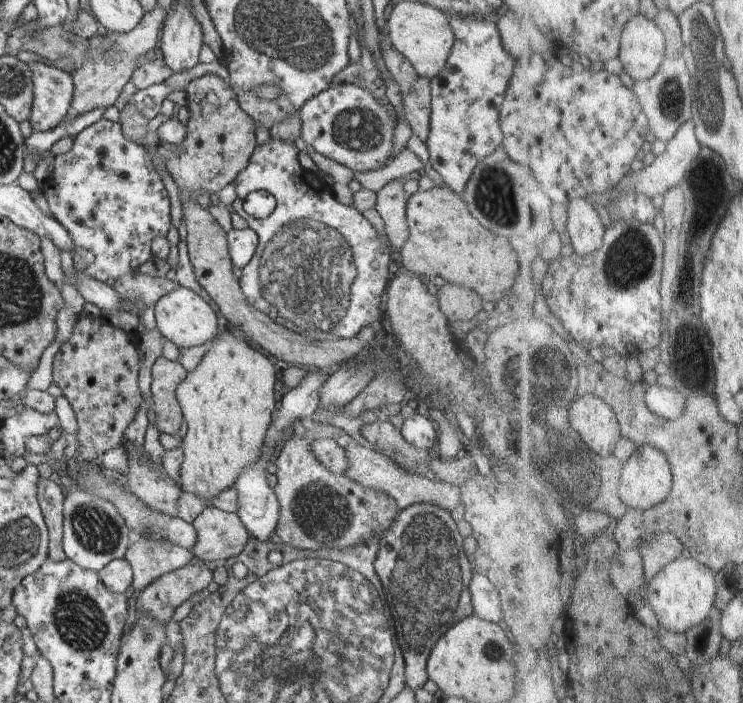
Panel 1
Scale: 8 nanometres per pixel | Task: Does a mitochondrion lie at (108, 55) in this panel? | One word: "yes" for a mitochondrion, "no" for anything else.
yes

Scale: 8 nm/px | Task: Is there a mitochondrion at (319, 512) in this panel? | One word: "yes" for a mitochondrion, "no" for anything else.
yes

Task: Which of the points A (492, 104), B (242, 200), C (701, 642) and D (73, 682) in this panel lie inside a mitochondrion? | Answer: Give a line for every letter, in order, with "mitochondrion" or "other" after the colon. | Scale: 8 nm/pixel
A: other
B: other
C: other
D: other

